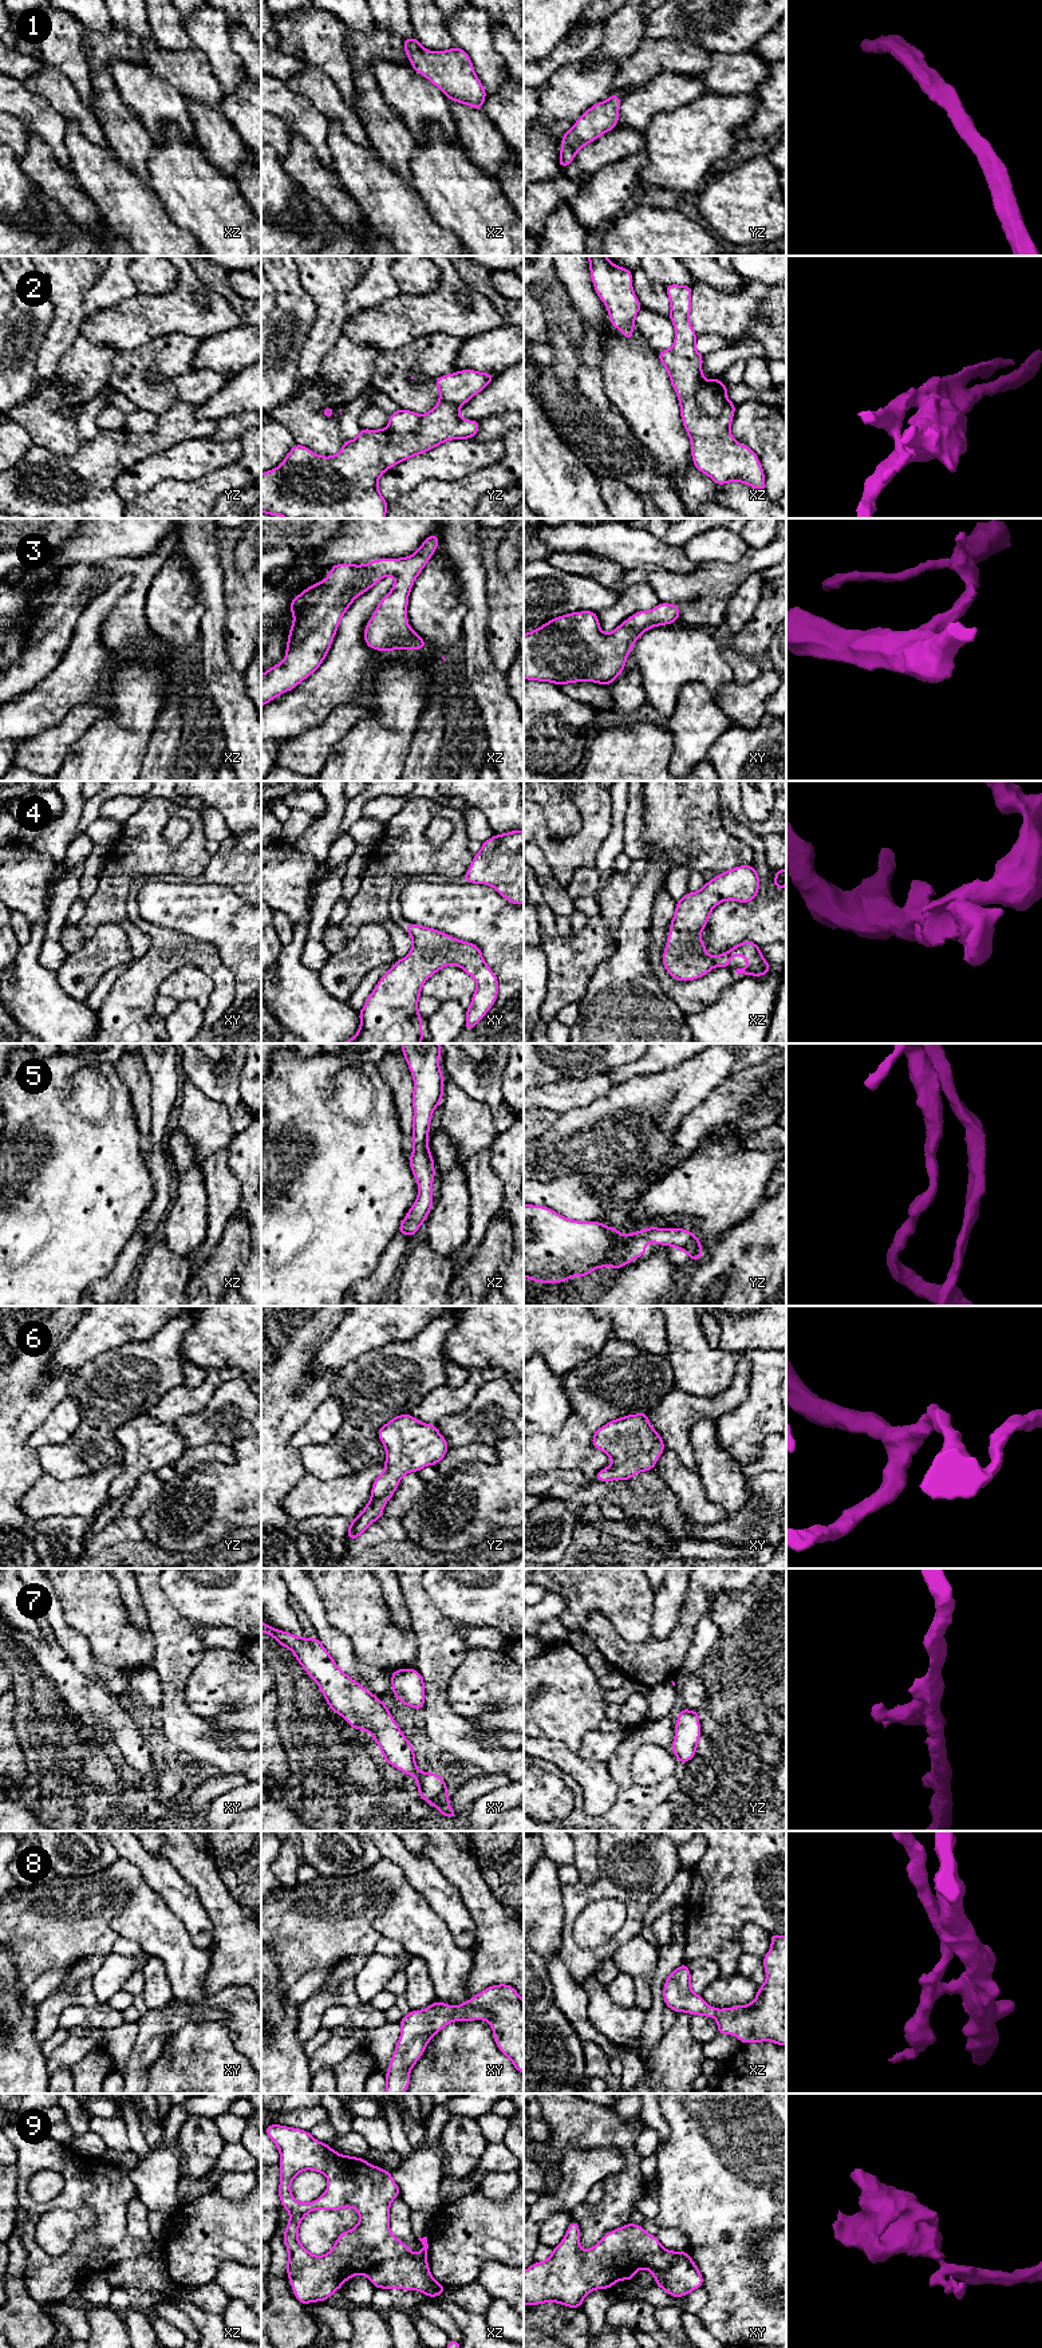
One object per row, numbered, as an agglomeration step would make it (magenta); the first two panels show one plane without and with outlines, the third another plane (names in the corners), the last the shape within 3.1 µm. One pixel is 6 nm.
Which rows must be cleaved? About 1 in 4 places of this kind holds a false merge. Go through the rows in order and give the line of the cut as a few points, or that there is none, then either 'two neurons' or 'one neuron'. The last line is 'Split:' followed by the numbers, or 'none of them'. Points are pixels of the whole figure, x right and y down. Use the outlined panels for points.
1: no cut | one neuron
2: xz (706, 381), (697, 391), (697, 402), (707, 414), (717, 417) | two neurons
3: no cut | one neuron
4: no cut | one neuron
5: no cut | one neuron
6: no cut | one neuron
7: no cut | one neuron
8: no cut | one neuron
9: xy (687, 2253), (682, 2253), (666, 2269), (654, 2269), (646, 2262) | two neurons
Split: 2, 9

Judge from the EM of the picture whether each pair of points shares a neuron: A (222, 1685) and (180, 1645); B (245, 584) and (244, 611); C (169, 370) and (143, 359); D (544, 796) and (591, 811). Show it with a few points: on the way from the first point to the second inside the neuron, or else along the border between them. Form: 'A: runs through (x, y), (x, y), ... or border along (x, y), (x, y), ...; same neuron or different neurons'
A: border along (208, 1645), (200, 1662), (189, 1676), (184, 1692); different neurons
B: runs through (245, 591), (245, 604); same neuron
C: runs through (162, 363), (158, 359), (150, 359); same neuron
D: border along (568, 794), (581, 820), (580, 829), (571, 837); different neurons

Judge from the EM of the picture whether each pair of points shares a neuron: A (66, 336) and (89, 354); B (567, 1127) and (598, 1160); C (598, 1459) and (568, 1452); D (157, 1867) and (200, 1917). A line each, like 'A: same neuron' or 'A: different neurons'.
A: different neurons
B: same neuron
C: same neuron
D: same neuron

